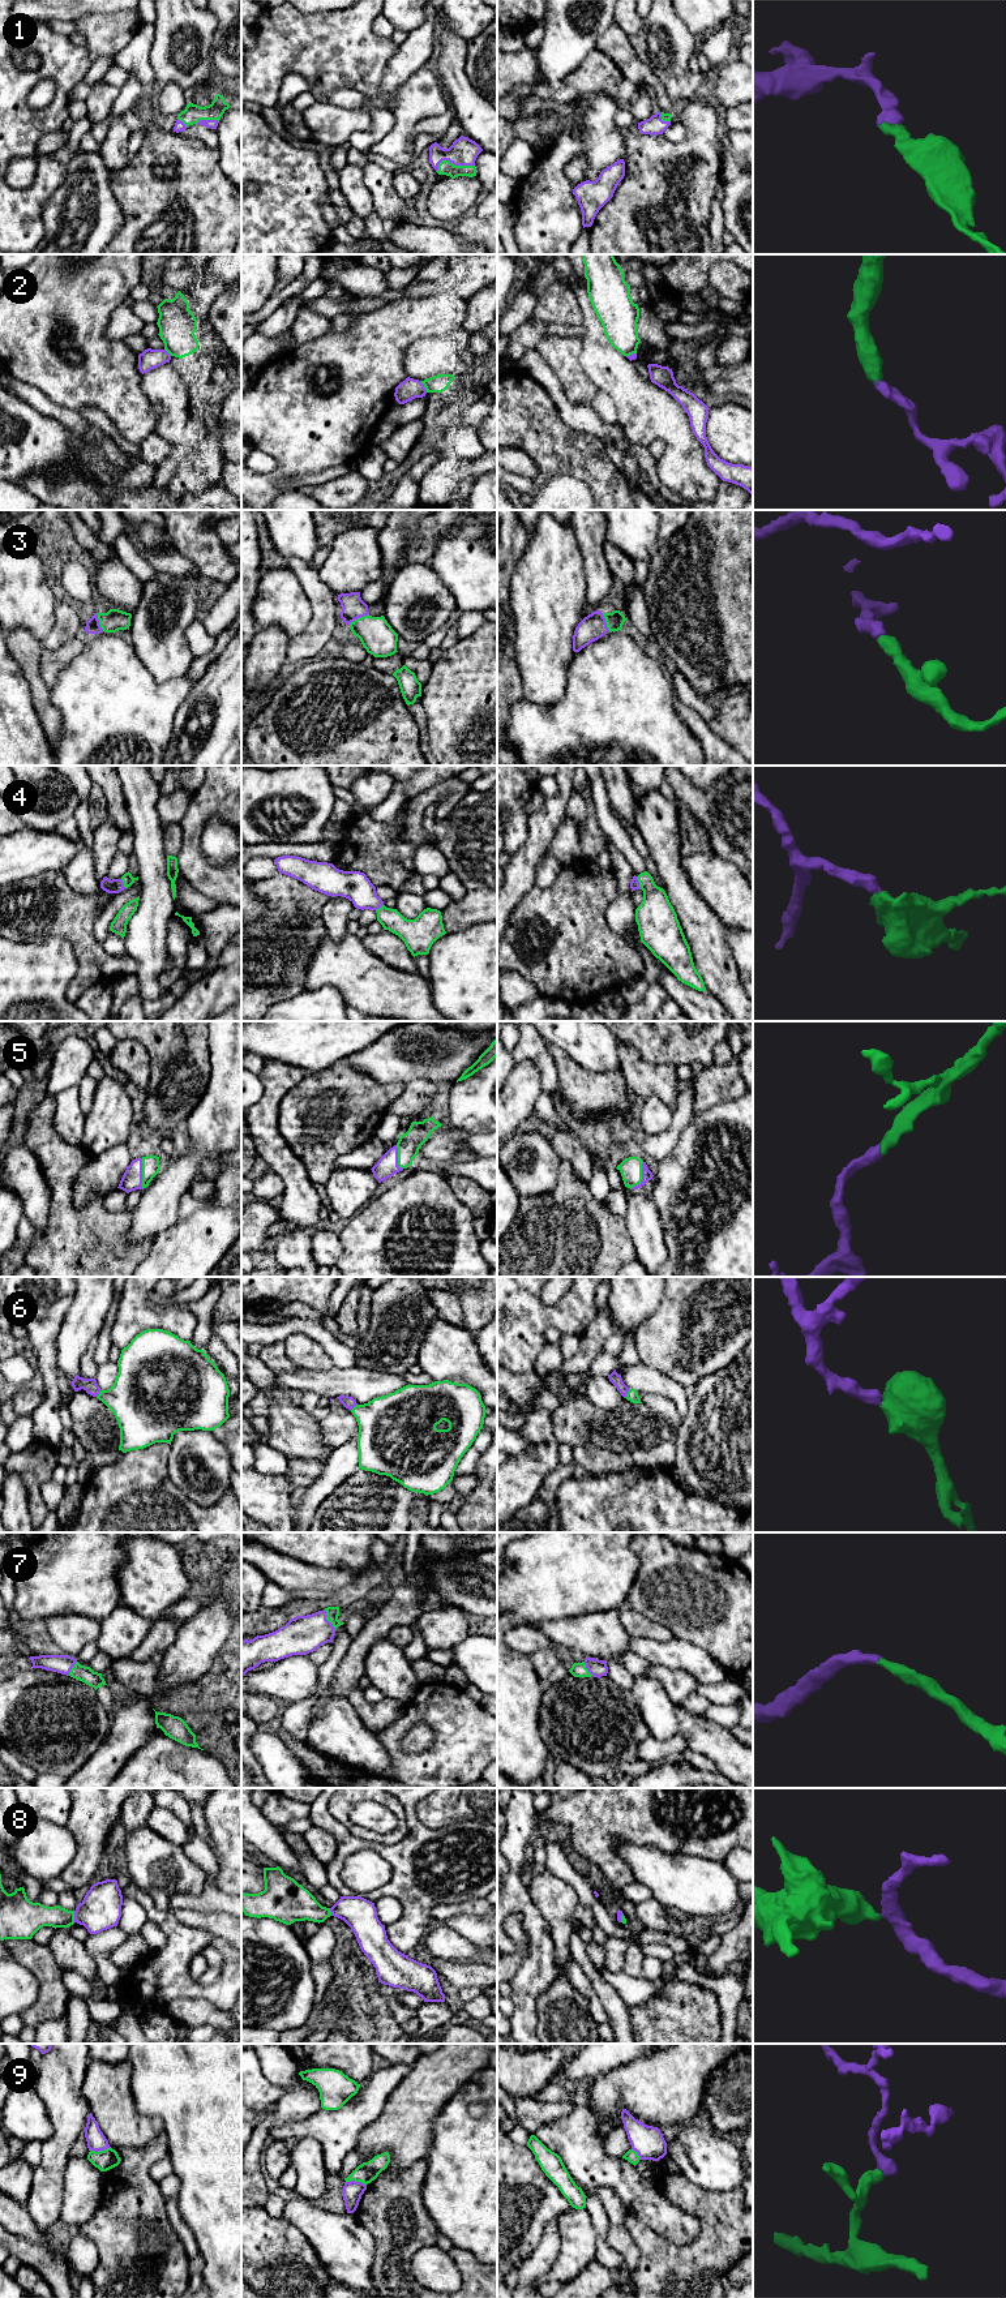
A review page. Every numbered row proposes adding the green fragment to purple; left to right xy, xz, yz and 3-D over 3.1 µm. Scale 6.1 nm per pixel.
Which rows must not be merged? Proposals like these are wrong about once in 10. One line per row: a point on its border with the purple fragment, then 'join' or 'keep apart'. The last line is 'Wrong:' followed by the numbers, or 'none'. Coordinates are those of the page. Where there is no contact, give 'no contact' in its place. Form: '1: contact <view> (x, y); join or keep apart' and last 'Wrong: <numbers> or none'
1: contact xz (453, 163); join
2: contact xz (423, 386); keep apart
3: contact xz (358, 617); join
4: contact yz (638, 883); join
5: contact yz (642, 1177); join
6: contact yz (626, 1393); join
7: contact xz (325, 1619); join
8: contact xy (75, 1916); join
9: contact xz (356, 2182); keep apart
Wrong: 2, 9

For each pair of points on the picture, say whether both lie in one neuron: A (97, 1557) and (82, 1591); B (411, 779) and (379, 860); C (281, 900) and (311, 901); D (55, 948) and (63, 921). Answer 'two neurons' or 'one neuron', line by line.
A: one neuron
B: two neurons
C: one neuron
D: two neurons

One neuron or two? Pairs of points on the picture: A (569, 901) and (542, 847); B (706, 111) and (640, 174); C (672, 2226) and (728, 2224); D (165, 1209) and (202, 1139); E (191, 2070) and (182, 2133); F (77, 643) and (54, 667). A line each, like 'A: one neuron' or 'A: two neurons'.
A: two neurons
B: one neuron
C: two neurons
D: one neuron
E: one neuron
F: one neuron

